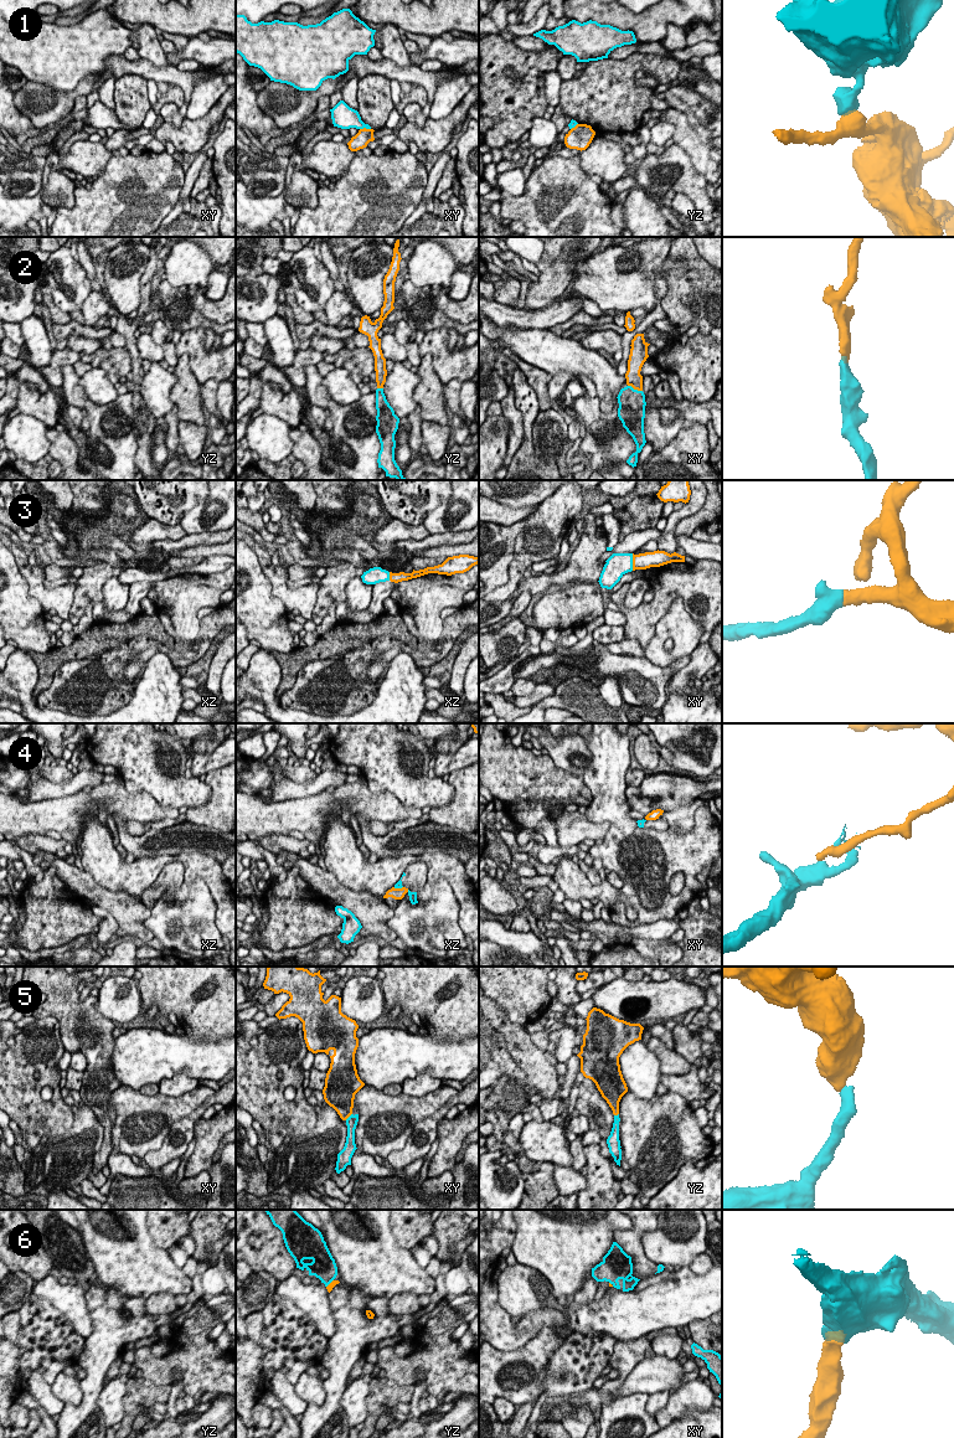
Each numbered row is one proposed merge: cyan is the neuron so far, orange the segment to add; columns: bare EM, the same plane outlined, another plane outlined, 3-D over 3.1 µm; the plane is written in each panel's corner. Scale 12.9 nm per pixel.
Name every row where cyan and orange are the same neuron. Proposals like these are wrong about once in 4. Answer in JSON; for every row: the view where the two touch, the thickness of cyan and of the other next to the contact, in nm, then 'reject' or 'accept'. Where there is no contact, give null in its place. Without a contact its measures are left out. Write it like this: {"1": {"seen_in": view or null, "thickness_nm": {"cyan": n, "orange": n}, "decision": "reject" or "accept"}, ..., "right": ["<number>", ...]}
{"1": {"seen_in": "xy", "thickness_nm": {"cyan": 260, "orange": 200}, "decision": "reject"}, "2": {"seen_in": "xy", "thickness_nm": {"cyan": 360, "orange": 200}, "decision": "accept"}, "3": {"seen_in": "xy", "thickness_nm": {"cyan": 300, "orange": 220}, "decision": "accept"}, "4": {"seen_in": "xz", "thickness_nm": {"cyan": 90, "orange": 160}, "decision": "reject"}, "5": {"seen_in": "xy", "thickness_nm": {"cyan": 160, "orange": 320}, "decision": "accept"}, "6": {"seen_in": "yz", "thickness_nm": {"cyan": 320, "orange": 70}, "decision": "accept"}, "right": ["2", "3", "5", "6"]}

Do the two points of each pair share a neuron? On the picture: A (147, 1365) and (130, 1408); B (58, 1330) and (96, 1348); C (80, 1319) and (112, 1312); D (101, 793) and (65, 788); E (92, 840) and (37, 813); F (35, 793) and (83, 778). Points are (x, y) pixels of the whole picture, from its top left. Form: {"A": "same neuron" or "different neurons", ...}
{"A": "different neurons", "B": "different neurons", "C": "different neurons", "D": "different neurons", "E": "different neurons", "F": "same neuron"}

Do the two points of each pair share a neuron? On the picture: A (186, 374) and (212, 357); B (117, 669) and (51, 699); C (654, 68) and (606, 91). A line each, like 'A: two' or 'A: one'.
A: two
B: one
C: one

